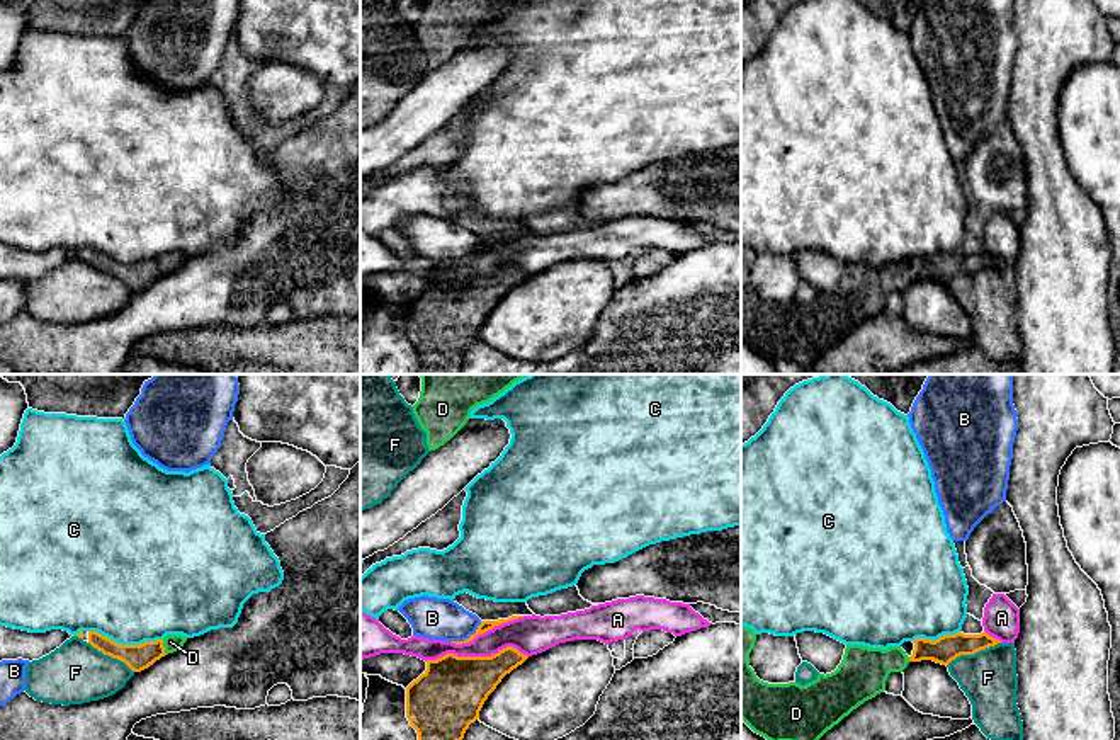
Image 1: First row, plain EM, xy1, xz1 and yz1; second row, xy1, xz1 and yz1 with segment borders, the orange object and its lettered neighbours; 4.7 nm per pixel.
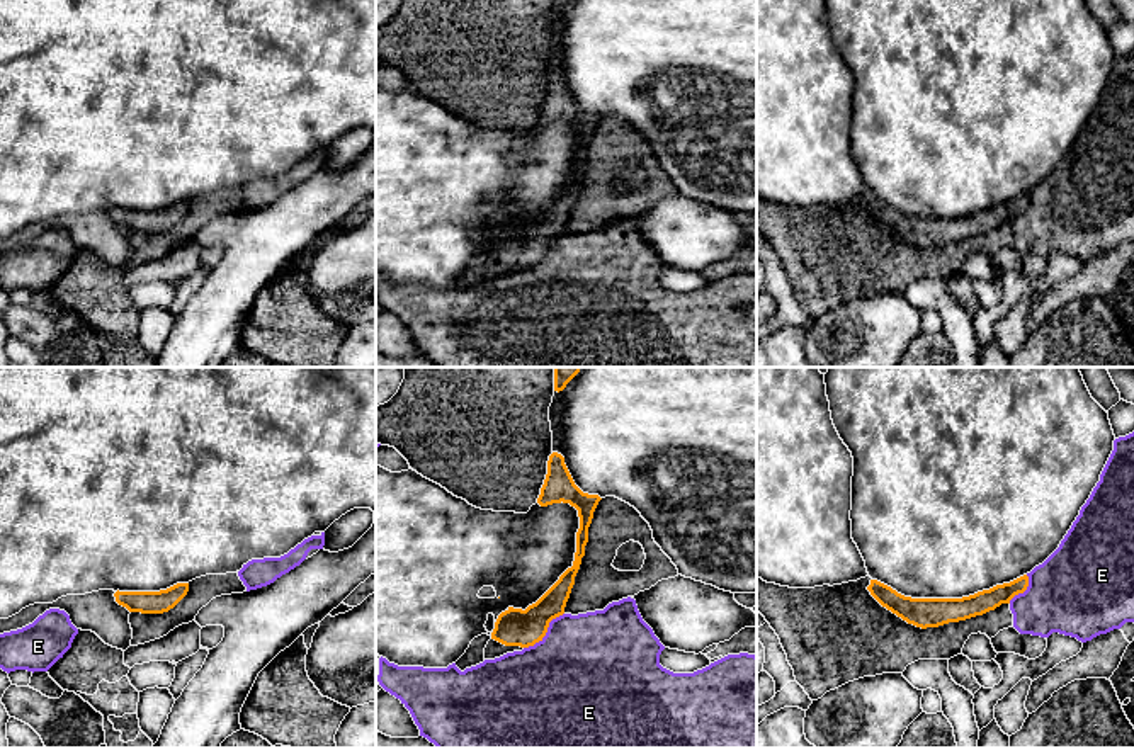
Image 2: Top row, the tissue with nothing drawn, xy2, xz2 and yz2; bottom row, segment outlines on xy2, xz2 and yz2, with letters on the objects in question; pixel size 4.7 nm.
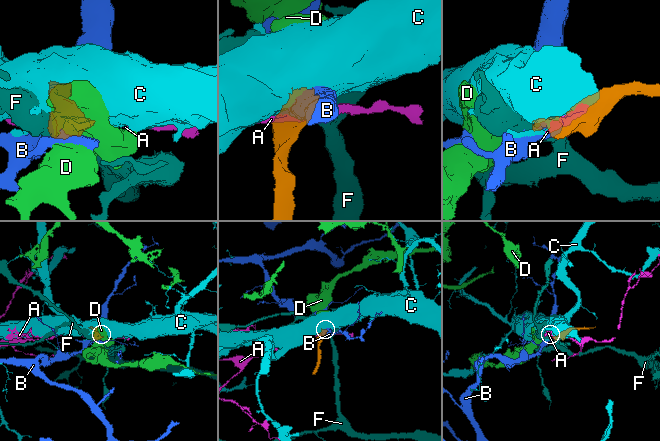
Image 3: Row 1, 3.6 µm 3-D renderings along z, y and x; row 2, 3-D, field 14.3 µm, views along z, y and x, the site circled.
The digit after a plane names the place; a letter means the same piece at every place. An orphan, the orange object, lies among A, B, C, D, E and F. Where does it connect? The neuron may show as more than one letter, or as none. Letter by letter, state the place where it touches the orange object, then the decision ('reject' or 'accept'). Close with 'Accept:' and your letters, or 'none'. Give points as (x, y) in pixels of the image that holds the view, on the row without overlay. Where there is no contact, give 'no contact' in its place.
A: meets orange in xz1 at (476, 276); reject
B: meets orange in xz1 at (469, 256); reject
C: meets orange in xy1 at (126, 264); reject
D: meets orange in xy1 at (164, 266); accept
E: meets orange in xz2 at (546, 250); reject
F: meets orange in yz1 at (972, 273); reject
Accept: D

